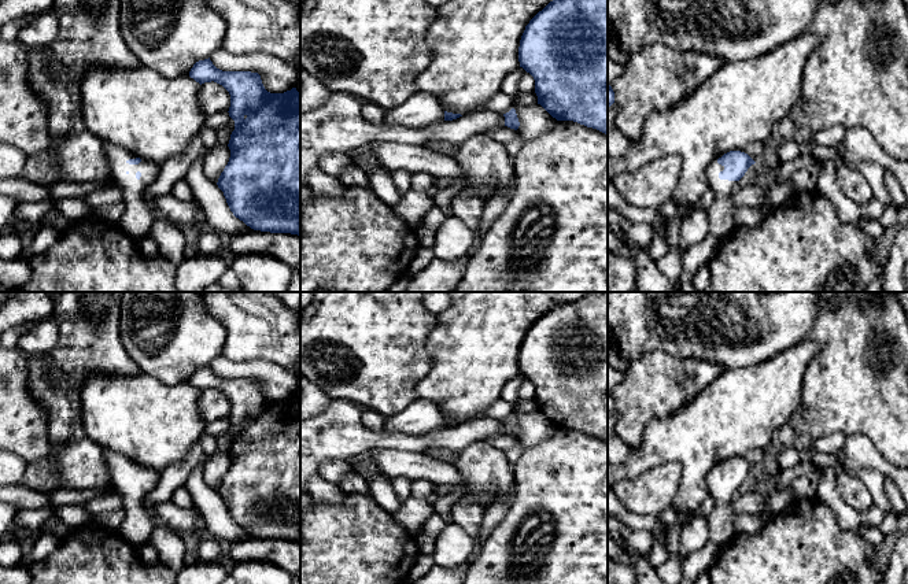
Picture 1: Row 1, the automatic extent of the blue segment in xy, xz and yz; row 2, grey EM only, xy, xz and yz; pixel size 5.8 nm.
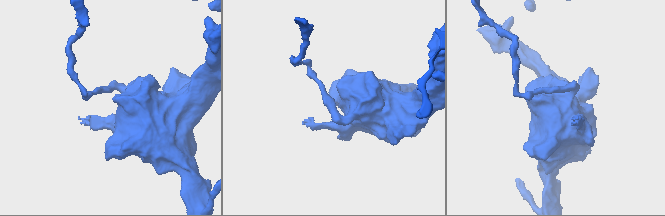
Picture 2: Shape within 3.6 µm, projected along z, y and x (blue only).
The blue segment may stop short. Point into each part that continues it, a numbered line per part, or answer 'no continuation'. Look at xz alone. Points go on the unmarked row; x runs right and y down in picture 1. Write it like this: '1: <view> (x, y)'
1: xz (421, 417)

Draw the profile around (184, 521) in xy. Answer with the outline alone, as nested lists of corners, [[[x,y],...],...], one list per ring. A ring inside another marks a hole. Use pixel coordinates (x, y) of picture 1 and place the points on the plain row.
[[[163,502],[152,506],[152,515],[162,524],[184,536],[189,536],[195,529],[207,532],[206,524],[200,514],[196,514],[191,509],[181,509],[173,502]]]

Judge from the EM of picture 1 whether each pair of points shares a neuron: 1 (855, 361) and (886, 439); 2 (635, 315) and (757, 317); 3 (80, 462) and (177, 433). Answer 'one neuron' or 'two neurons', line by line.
1: one neuron
2: one neuron
3: two neurons

